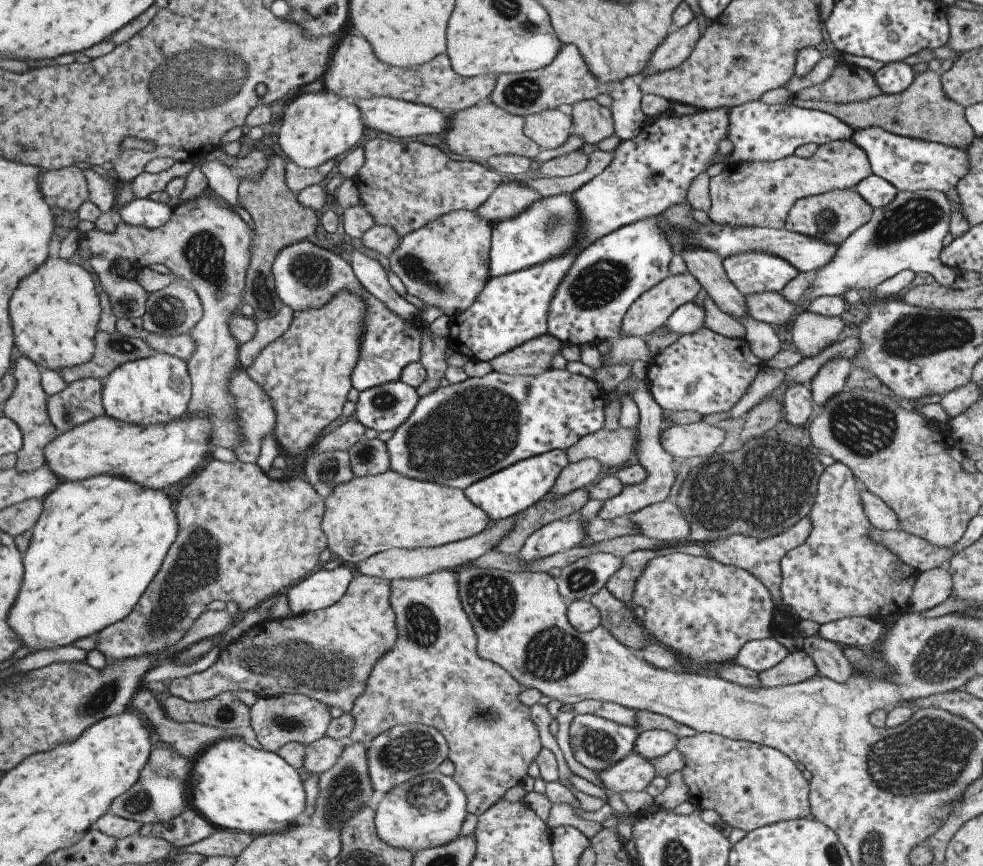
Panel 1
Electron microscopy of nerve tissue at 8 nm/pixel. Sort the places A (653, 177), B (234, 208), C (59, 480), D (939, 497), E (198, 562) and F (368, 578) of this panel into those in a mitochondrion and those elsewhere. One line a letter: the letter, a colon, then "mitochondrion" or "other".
A: mitochondrion
B: other
C: other
D: other
E: mitochondrion
F: other

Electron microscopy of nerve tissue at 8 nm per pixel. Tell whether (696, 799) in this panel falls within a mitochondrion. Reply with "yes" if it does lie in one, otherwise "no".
no

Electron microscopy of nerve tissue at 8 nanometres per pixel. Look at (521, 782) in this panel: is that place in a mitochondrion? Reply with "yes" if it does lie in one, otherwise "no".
no

